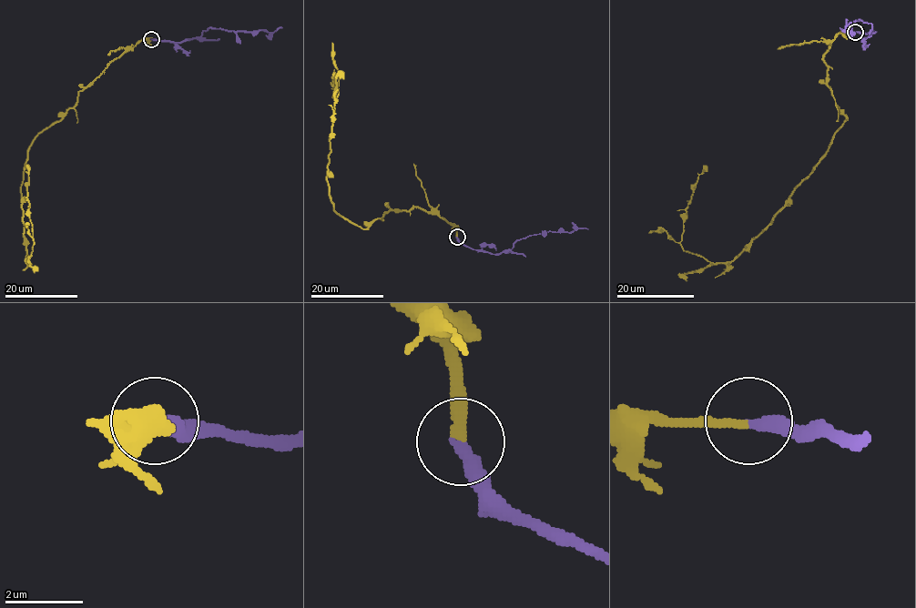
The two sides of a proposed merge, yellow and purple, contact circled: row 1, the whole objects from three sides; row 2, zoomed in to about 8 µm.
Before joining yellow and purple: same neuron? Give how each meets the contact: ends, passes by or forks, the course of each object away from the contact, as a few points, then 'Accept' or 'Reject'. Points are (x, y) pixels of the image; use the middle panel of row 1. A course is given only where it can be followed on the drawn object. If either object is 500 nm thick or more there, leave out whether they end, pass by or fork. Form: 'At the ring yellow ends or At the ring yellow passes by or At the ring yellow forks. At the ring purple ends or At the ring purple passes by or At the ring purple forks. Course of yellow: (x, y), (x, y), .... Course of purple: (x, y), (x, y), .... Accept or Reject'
At the ring yellow ends. At the ring purple ends. Course of yellow: (457, 237), (449, 223), (418, 207), (386, 211), (365, 228), (340, 215), (327, 180), (339, 72), (332, 96). Course of purple: (457, 237), (462, 243), (474, 249), (498, 254), (508, 252), (517, 240), (547, 231), (588, 229). Accept

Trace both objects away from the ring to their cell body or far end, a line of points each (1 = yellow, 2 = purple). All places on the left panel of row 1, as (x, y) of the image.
1: (151, 38), (127, 48), (34, 141), (21, 187), (29, 257), (33, 227), (26, 164)
2: (151, 38), (182, 42), (199, 37), (202, 32), (211, 27), (268, 32), (282, 27)

